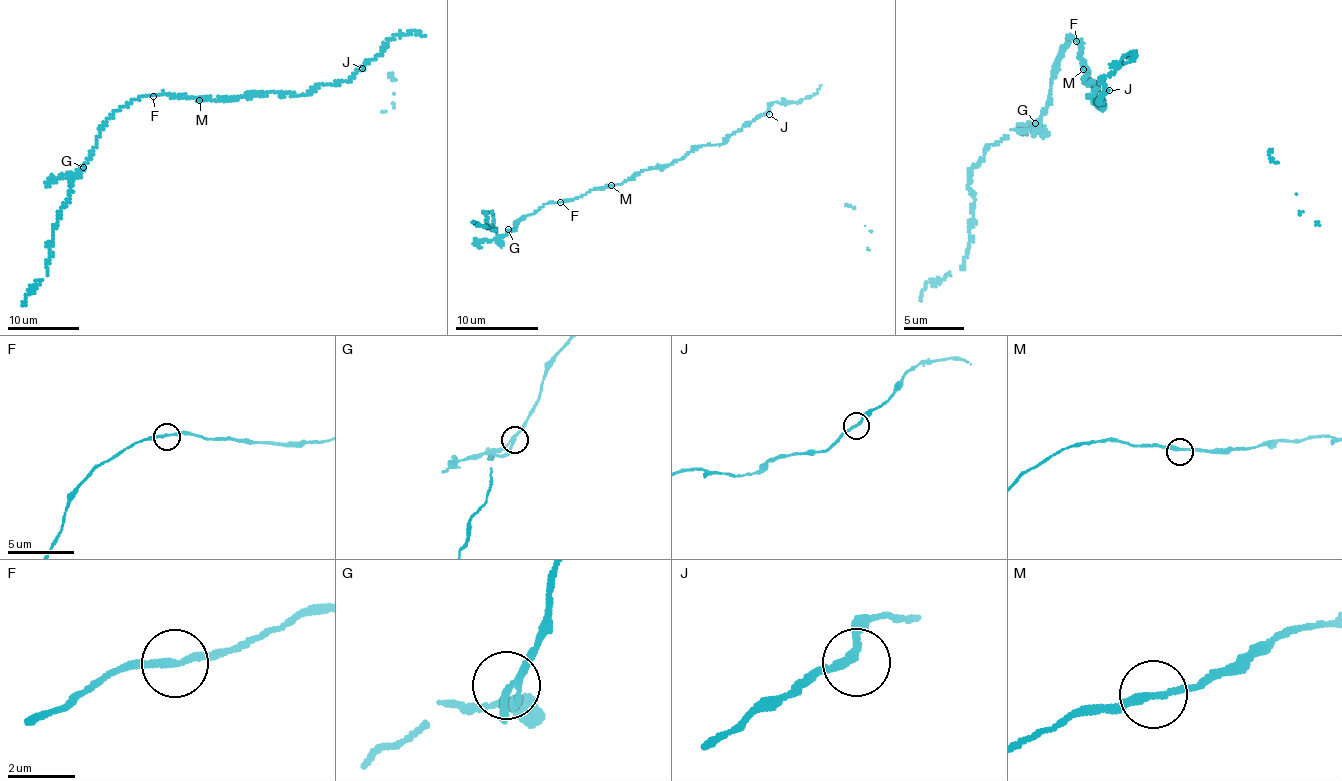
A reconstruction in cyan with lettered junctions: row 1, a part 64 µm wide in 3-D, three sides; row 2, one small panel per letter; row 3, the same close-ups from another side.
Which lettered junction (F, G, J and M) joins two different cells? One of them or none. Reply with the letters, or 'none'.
G

